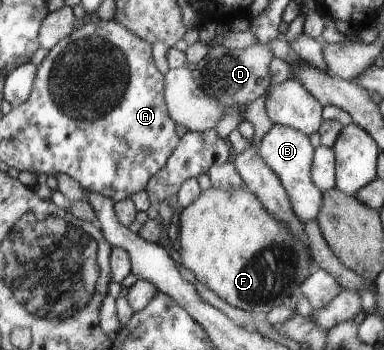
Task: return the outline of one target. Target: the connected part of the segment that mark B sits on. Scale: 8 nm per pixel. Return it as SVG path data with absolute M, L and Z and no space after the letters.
M273 124L259 142L258 147L263 160L271 167L271 170L275 171L275 174L278 174L282 185L286 188L294 206L295 214L299 216L304 224L307 221L315 220L322 209L325 195L314 183L313 152L317 152L317 150L313 150L313 146L309 142L309 136L305 136L302 131L289 126Z

